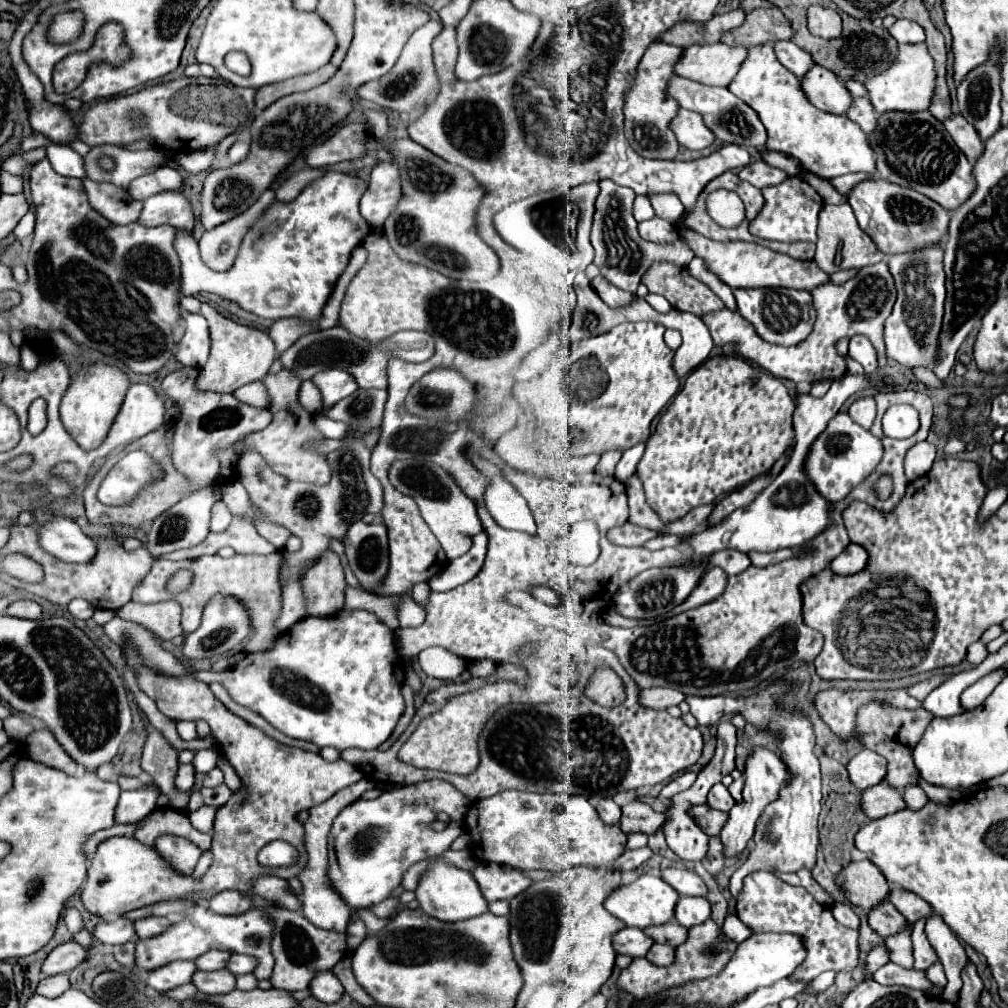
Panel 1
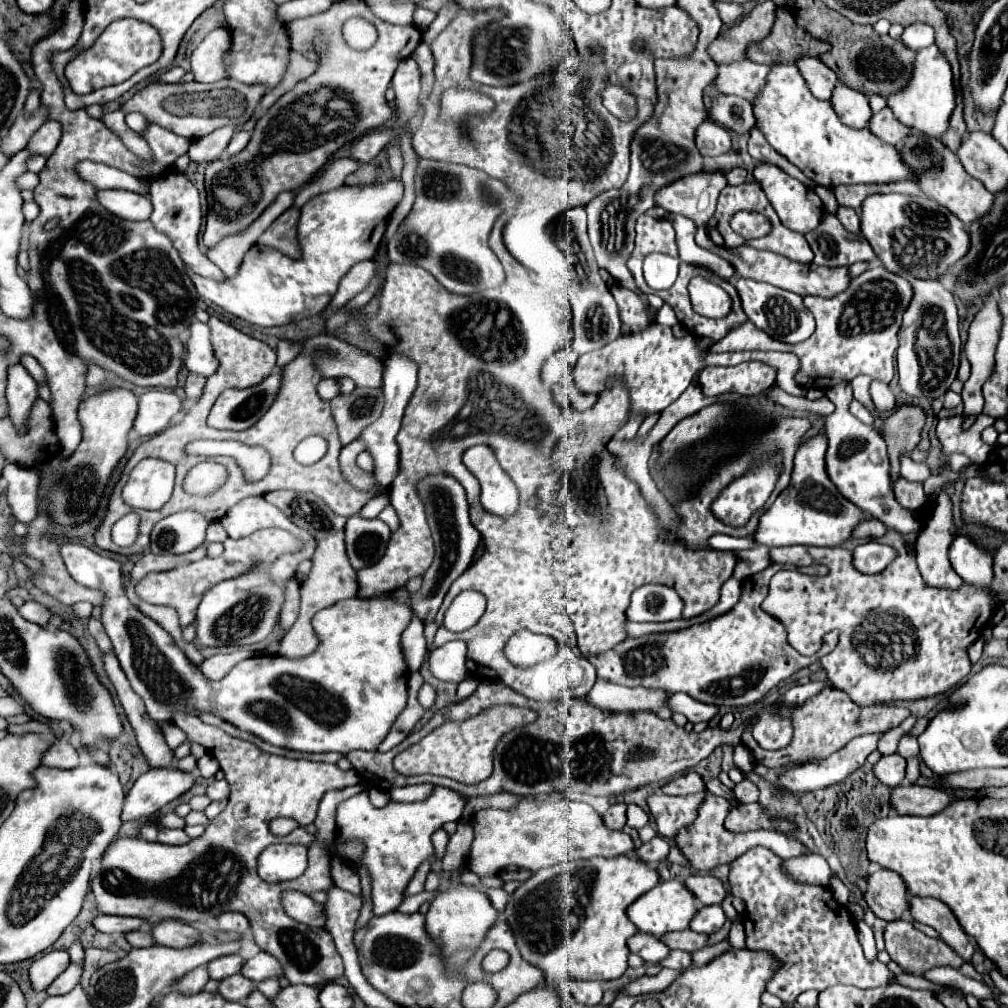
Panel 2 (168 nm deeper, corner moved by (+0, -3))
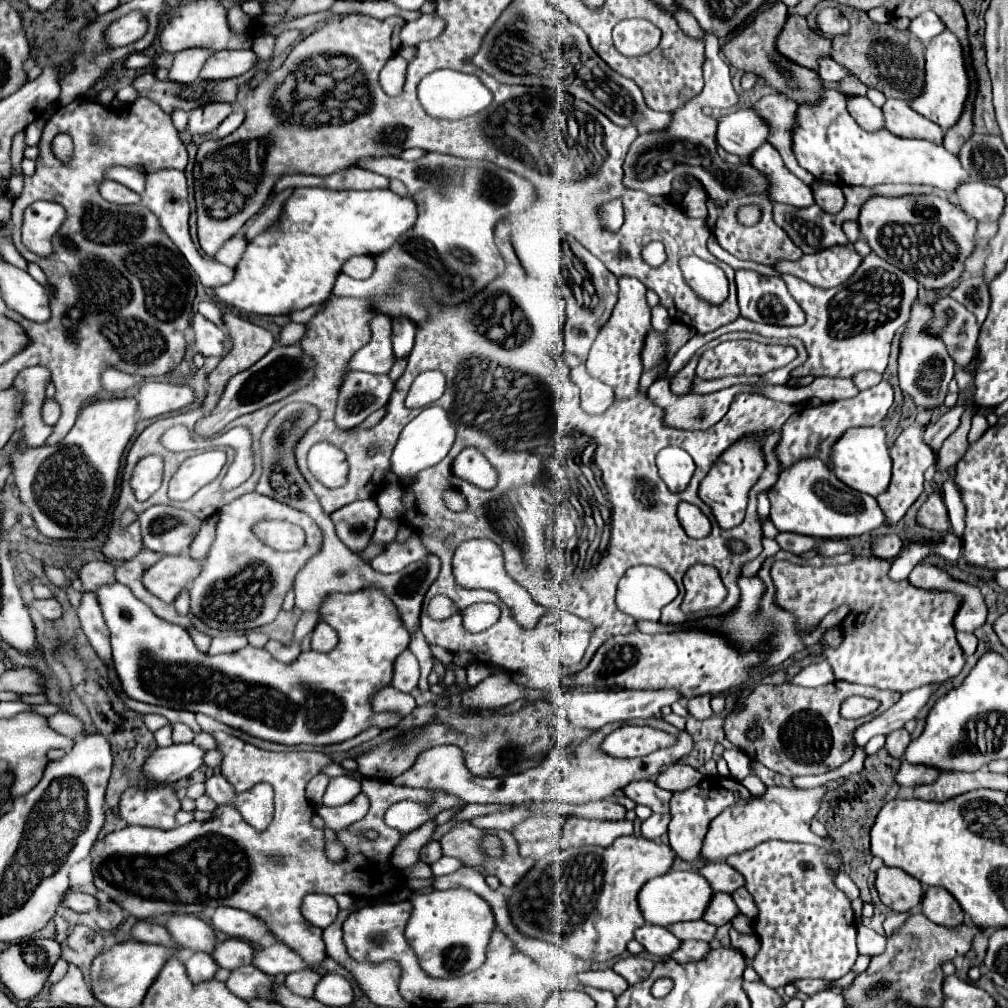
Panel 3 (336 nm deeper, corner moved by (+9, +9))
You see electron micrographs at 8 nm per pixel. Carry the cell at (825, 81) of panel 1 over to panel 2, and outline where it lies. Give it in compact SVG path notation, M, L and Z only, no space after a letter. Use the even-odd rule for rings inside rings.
M839 84L833 92L831 102L833 102L835 112L847 126L857 128L857 130L869 128L869 120L871 120L873 112L871 112L871 106L869 106L869 100L865 94Z

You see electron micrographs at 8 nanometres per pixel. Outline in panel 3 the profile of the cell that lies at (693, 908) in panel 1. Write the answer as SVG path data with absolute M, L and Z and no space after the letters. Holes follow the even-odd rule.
M716 892L710 900L710 904L706 906L702 920L706 920L708 924L714 924L714 926L722 926L722 924L728 924L736 914L738 914L738 908L736 908L732 896Z

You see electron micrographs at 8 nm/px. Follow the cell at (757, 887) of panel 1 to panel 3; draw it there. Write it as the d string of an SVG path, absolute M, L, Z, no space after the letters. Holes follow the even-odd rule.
M768 840L750 850L728 856L726 864L730 864L736 872L744 876L744 888L752 894L756 902L758 916L754 918L754 932L760 940L760 950L750 964L770 988L782 988L792 980L802 978L838 980L852 970L856 962L854 910L850 906L850 898L834 886L826 870L828 866L840 868L840 858L834 858L826 854L826 850L812 844Z

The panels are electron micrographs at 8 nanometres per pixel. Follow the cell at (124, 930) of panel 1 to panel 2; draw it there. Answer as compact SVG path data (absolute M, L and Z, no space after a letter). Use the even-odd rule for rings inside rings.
M135 930L135 932L127 932L127 934L125 934L125 938L129 940L129 944L131 944L133 948L145 948L145 946L153 946L153 944L155 944L155 940L153 940L153 936L151 936L151 932L149 932L149 930Z

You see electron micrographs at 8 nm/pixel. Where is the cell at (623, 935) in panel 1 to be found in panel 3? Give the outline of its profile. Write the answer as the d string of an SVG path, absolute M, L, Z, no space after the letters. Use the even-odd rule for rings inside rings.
M644 924L636 928L634 938L644 946L646 952L662 958L668 958L680 944L680 940L676 940L676 936L672 936L666 928L654 924Z

